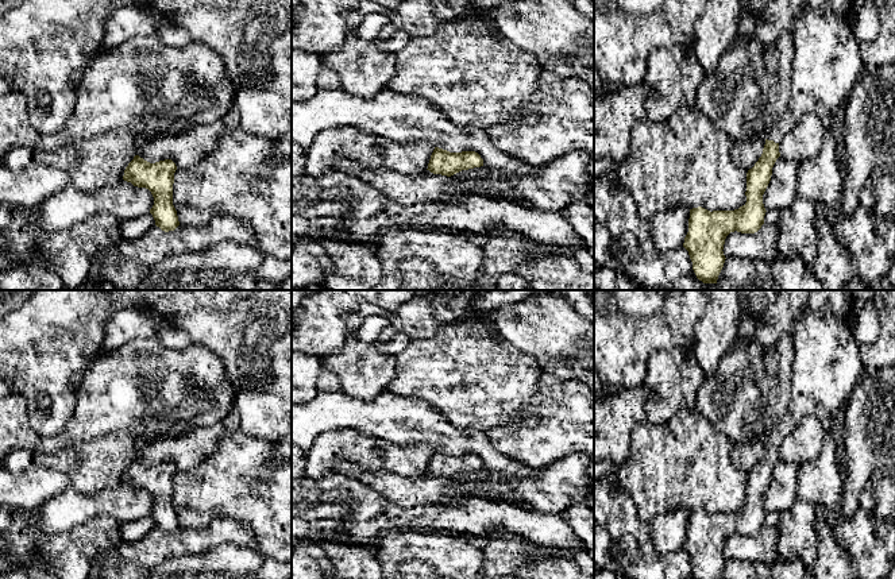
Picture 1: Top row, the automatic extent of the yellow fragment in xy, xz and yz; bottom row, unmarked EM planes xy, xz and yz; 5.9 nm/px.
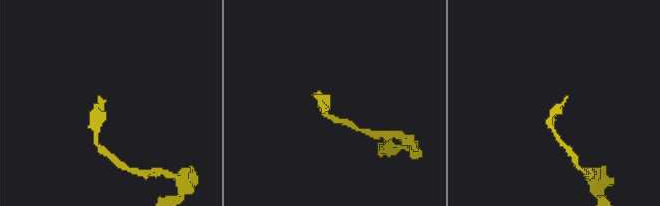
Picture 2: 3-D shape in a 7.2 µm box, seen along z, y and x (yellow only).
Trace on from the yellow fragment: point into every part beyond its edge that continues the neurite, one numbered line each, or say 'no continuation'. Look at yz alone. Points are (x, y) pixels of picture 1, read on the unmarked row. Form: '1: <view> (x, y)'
1: yz (828, 365)

